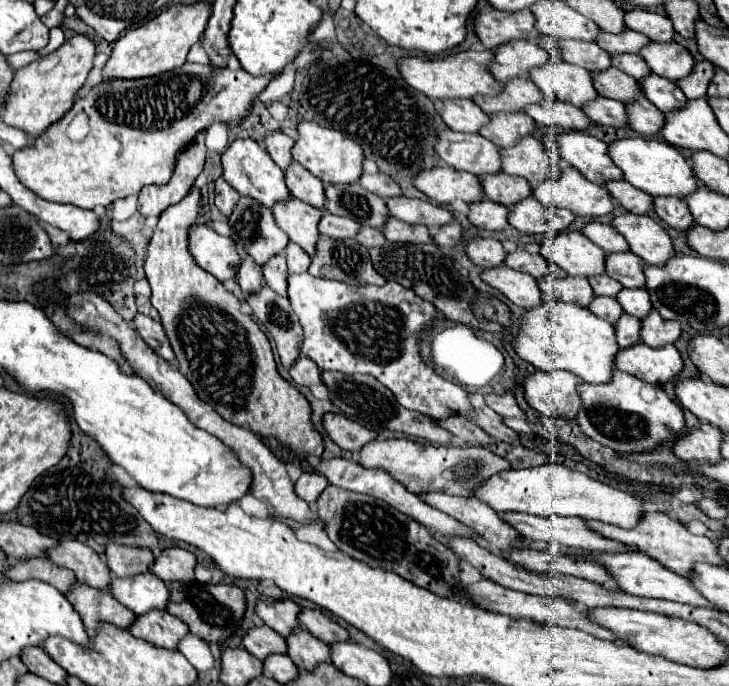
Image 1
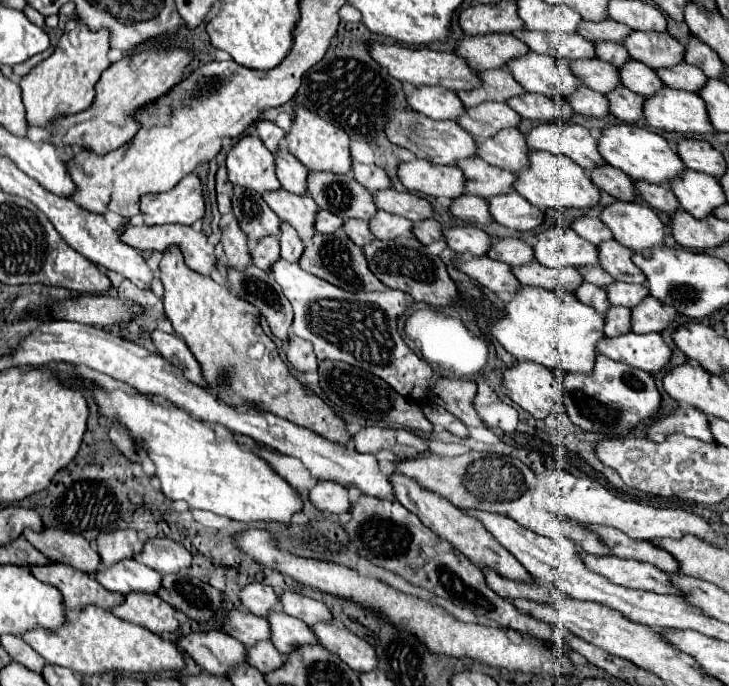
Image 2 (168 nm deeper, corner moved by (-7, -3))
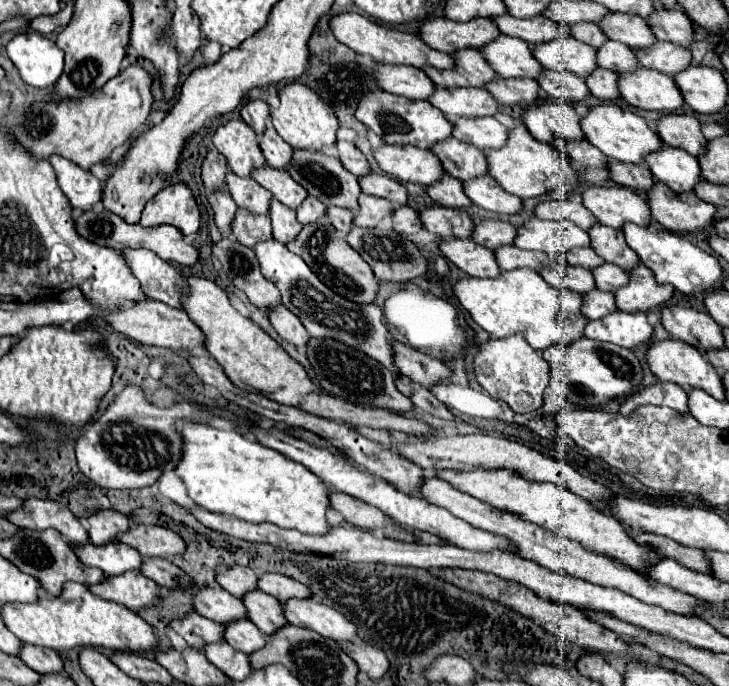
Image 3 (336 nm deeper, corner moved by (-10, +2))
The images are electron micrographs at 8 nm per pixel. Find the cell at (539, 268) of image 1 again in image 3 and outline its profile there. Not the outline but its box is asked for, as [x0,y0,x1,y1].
[472,220,516,250]

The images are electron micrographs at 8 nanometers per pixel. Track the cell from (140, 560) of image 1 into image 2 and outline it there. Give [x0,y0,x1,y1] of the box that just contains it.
[97,529,143,567]

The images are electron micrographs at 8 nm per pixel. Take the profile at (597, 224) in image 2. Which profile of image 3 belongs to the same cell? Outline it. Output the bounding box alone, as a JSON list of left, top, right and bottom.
[536,200,598,230]

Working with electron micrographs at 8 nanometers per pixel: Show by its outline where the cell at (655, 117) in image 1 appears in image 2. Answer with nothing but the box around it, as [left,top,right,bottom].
[607,85,643,123]

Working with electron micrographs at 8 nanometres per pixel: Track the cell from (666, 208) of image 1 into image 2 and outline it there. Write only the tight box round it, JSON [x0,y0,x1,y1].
[633,181,679,215]

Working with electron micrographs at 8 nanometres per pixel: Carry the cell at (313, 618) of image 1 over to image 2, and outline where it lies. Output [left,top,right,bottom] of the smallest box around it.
[277,591,331,625]

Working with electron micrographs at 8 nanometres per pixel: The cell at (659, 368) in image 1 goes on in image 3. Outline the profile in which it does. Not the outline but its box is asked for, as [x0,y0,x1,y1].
[586,312,654,350]

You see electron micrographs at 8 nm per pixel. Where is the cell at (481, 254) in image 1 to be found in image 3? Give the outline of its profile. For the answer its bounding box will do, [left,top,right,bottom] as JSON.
[420,206,474,240]

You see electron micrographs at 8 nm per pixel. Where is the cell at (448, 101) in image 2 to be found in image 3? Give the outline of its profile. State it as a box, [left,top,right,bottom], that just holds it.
[376,64,436,100]

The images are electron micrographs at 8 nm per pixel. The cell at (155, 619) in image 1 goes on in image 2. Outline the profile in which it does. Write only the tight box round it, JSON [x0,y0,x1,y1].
[111,593,179,635]

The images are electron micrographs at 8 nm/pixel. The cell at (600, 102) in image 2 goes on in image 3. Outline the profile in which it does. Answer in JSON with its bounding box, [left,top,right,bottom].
[538,70,590,102]

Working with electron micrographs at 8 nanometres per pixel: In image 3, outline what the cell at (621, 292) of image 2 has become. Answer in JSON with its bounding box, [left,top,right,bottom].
[592,264,628,292]

